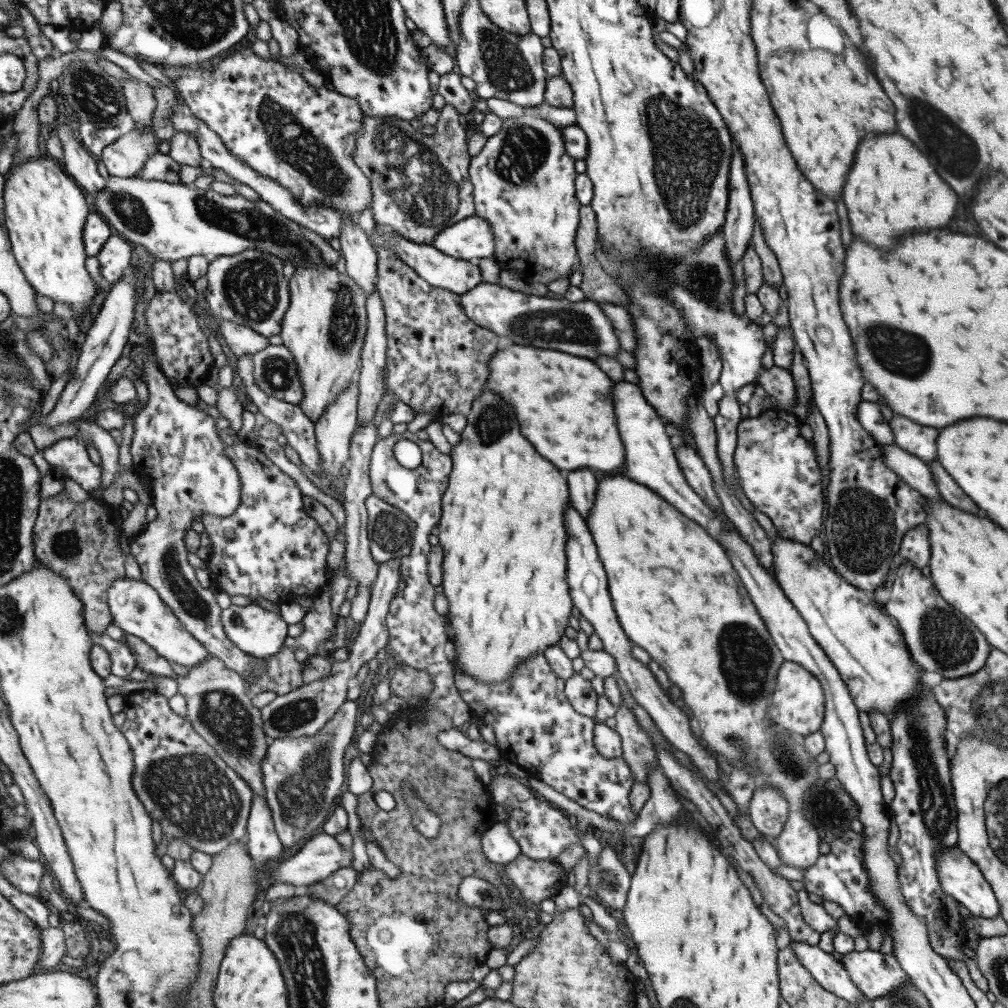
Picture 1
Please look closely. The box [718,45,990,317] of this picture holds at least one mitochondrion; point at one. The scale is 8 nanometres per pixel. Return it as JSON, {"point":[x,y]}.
{"point":[955,152]}

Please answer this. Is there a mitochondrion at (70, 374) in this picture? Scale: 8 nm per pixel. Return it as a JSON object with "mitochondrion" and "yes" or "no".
{"mitochondrion":"no"}

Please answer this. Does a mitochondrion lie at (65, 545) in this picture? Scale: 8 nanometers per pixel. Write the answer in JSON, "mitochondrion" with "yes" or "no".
{"mitochondrion":"yes"}

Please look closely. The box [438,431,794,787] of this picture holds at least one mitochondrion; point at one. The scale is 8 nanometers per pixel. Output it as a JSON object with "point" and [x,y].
{"point":[745,657]}

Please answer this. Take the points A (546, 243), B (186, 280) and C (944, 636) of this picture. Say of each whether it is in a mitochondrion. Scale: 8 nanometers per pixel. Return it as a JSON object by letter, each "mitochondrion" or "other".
{"A":"other","B":"other","C":"mitochondrion"}

